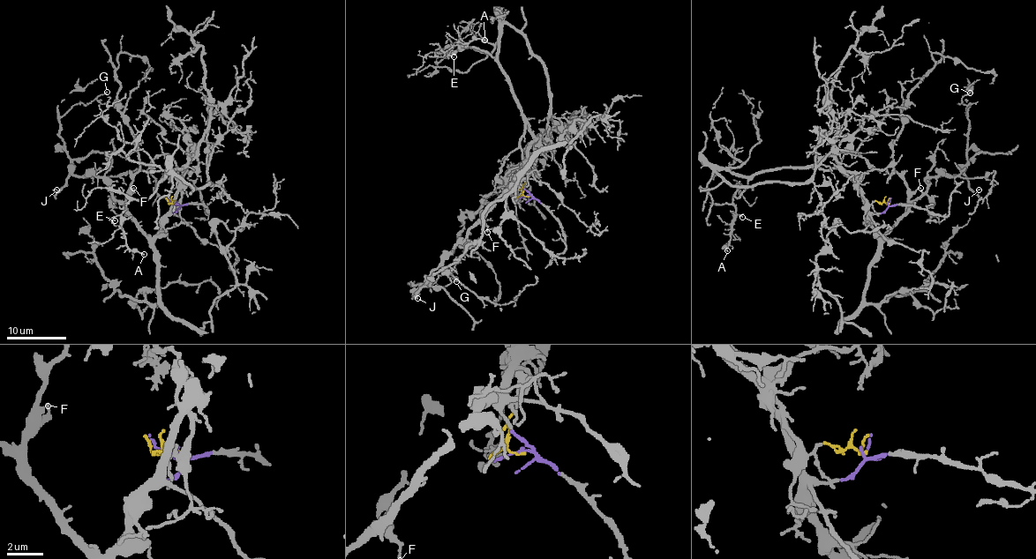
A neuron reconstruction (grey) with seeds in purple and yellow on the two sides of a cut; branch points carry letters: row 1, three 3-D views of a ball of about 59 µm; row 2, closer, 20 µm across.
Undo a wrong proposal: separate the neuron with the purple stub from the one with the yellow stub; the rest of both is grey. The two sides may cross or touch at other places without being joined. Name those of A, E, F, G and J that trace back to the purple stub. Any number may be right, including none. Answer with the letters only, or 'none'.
F, G, J

